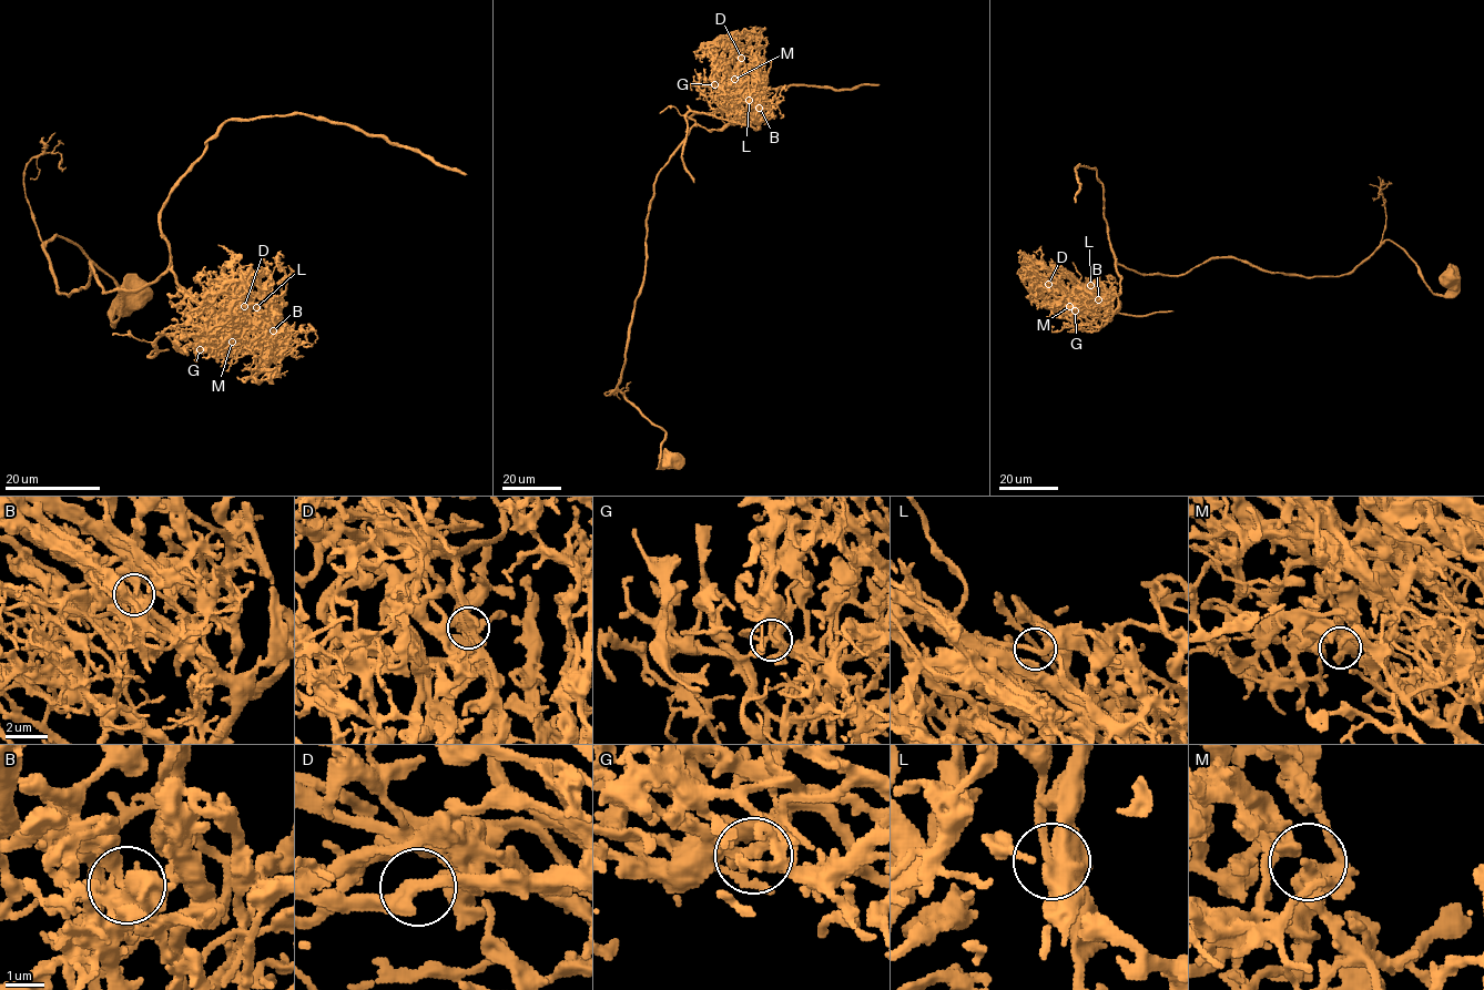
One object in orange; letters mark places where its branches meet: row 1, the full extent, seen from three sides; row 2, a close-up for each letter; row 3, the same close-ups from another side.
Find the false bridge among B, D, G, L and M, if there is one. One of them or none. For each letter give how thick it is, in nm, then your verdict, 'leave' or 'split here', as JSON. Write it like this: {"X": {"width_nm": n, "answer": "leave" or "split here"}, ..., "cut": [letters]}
{"B": {"width_nm": 280, "answer": "split here"}, "D": {"width_nm": 320, "answer": "leave"}, "G": {"width_nm": 240, "answer": "leave"}, "L": {"width_nm": 220, "answer": "leave"}, "M": {"width_nm": 220, "answer": "leave"}, "cut": ["B"]}

